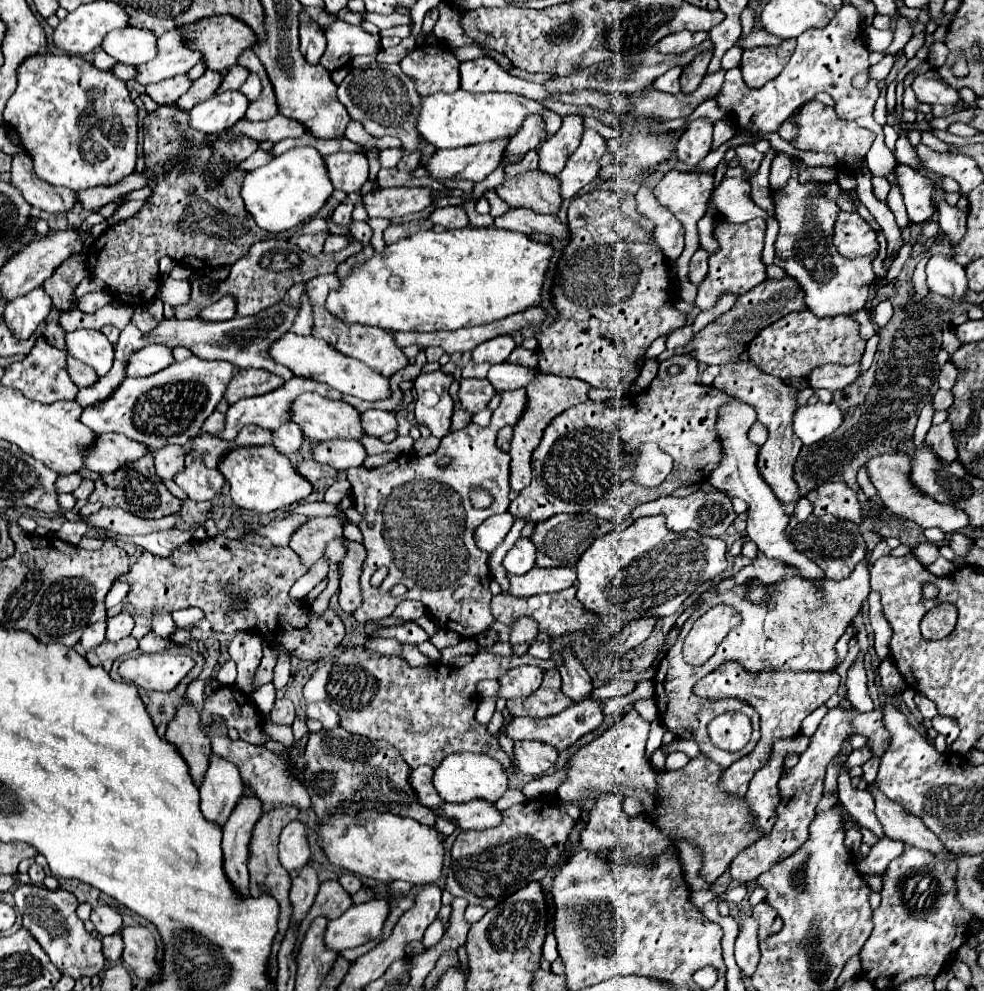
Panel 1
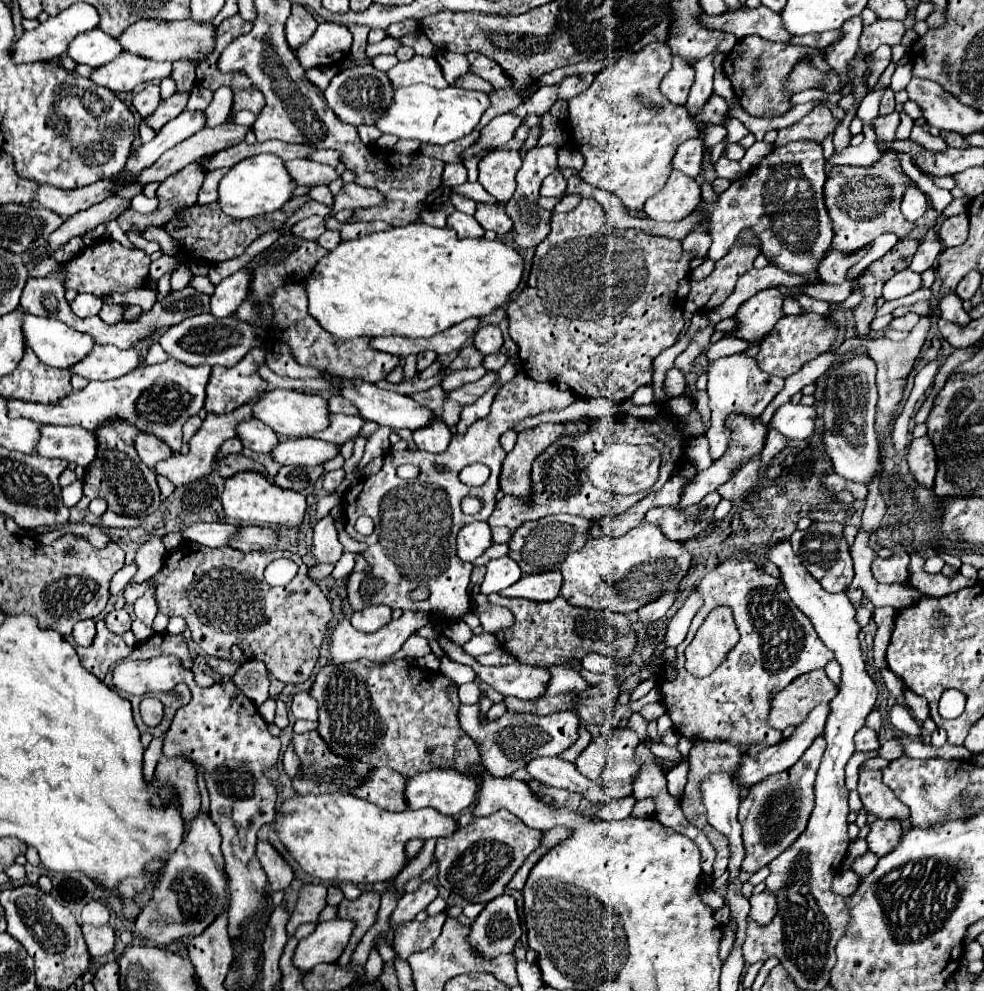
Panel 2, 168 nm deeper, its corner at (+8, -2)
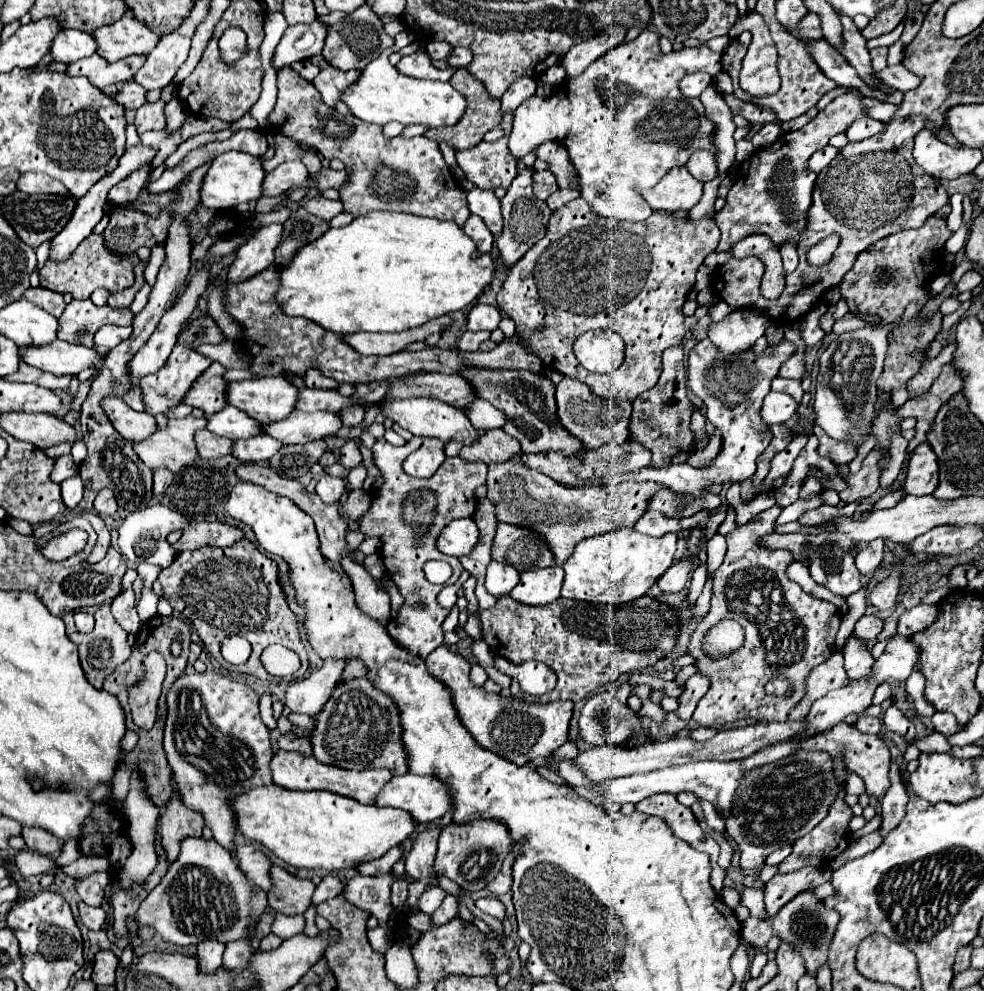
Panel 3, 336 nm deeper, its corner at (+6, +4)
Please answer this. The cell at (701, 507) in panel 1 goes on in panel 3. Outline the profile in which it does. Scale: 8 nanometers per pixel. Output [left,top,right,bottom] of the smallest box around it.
[635,511,681,537]

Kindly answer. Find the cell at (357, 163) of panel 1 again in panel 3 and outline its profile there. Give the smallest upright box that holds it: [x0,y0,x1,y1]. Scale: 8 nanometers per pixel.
[261,159,309,197]

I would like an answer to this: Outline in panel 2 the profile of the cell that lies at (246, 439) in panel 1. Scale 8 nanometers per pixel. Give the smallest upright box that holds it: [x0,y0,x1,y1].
[217,437,243,457]

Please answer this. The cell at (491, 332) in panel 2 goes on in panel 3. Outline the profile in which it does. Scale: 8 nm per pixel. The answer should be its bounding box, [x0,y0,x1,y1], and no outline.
[467,303,501,331]

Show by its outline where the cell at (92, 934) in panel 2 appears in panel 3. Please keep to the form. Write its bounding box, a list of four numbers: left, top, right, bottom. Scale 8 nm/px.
[79,901,105,931]

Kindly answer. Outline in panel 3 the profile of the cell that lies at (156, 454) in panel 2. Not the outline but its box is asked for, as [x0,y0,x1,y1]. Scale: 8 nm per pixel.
[101,397,155,439]

